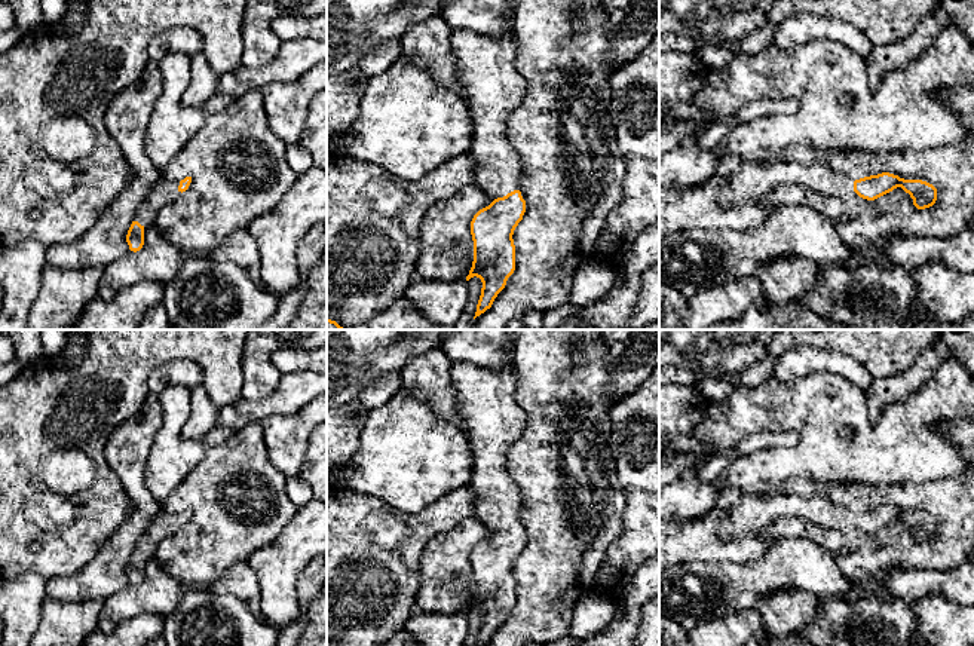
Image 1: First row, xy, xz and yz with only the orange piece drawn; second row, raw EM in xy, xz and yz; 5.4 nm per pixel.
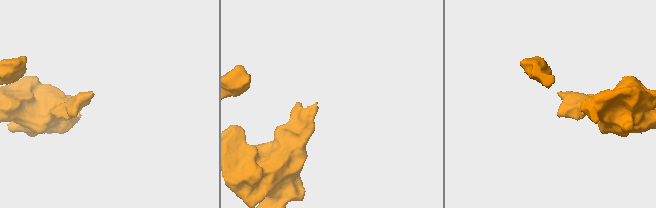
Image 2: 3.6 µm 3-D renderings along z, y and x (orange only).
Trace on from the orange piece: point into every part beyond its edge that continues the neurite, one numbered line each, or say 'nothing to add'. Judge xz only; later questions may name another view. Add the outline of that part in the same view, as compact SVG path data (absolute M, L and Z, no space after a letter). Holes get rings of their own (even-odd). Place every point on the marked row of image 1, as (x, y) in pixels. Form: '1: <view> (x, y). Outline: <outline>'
1: xz (490, 86). Outline: M514 12L509 13L511 25L502 37L487 37L469 30L457 30L450 36L451 49L457 64L460 97L471 111L474 138L468 150L475 169L475 183L491 200L518 190L521 163L517 150L508 137L508 122L521 105L526 94L526 80L514 68L518 49L512 28Z

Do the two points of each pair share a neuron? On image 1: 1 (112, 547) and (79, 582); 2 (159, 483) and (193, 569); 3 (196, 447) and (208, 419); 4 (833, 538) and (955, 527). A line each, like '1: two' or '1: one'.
1: one
2: two
3: two
4: one

